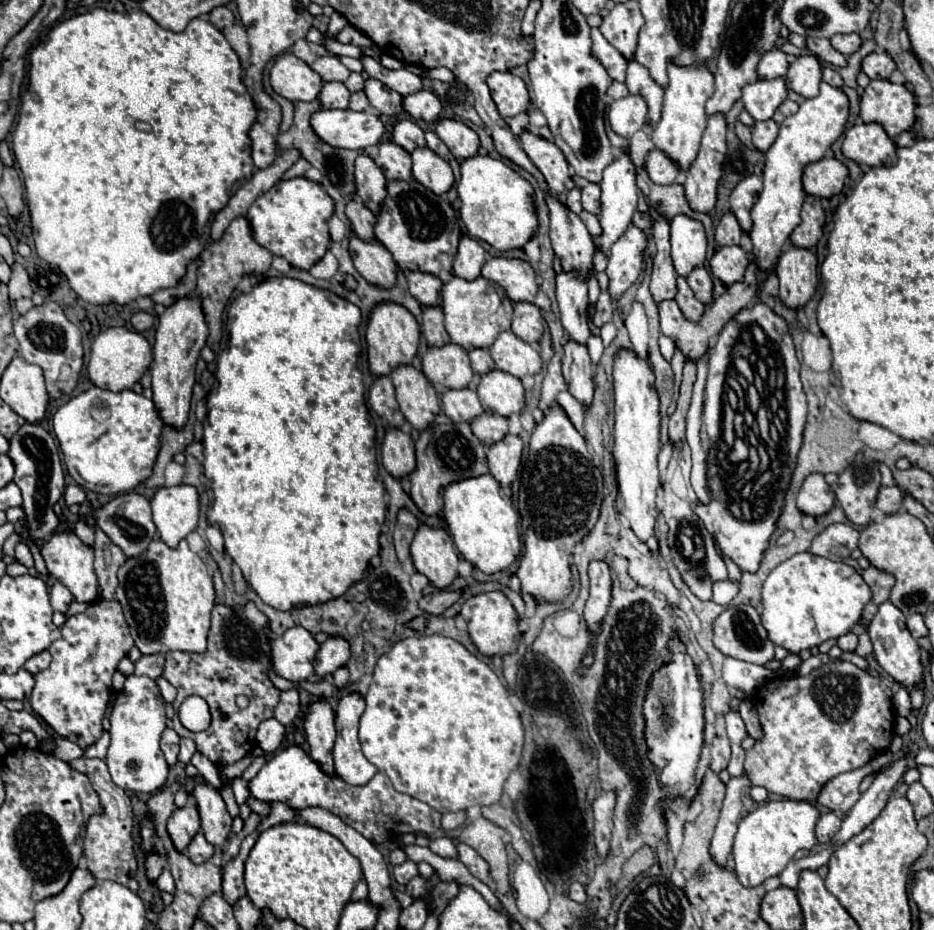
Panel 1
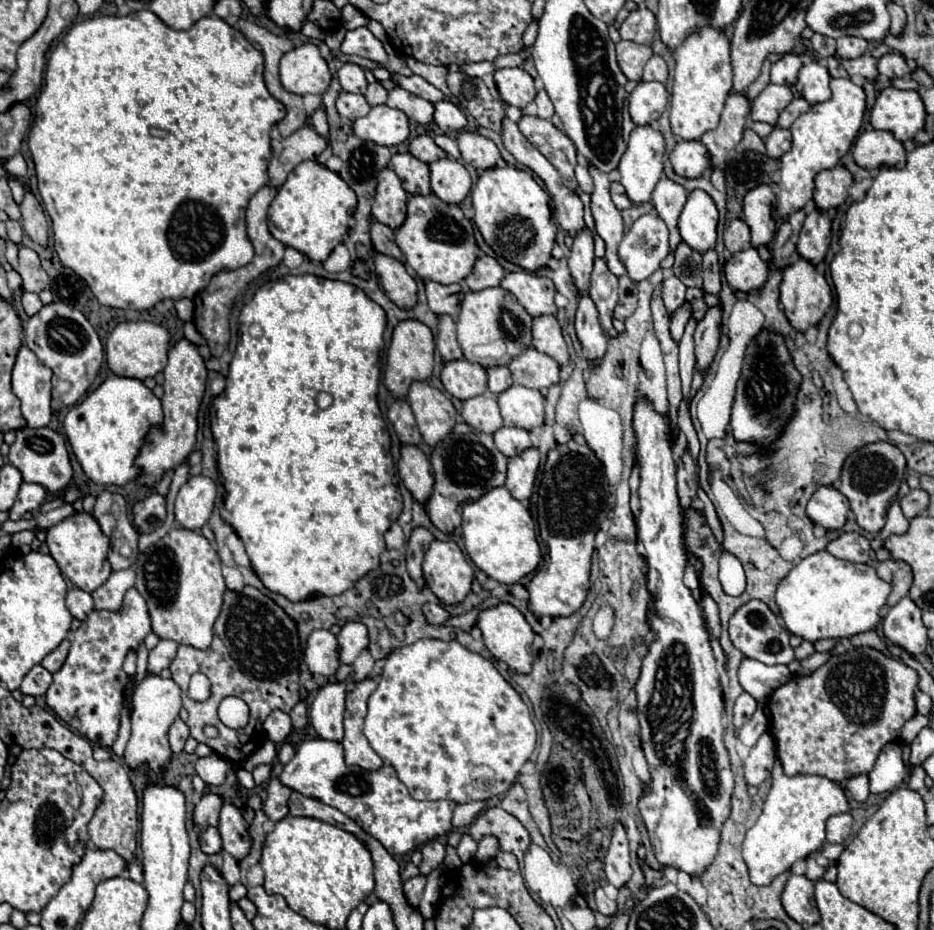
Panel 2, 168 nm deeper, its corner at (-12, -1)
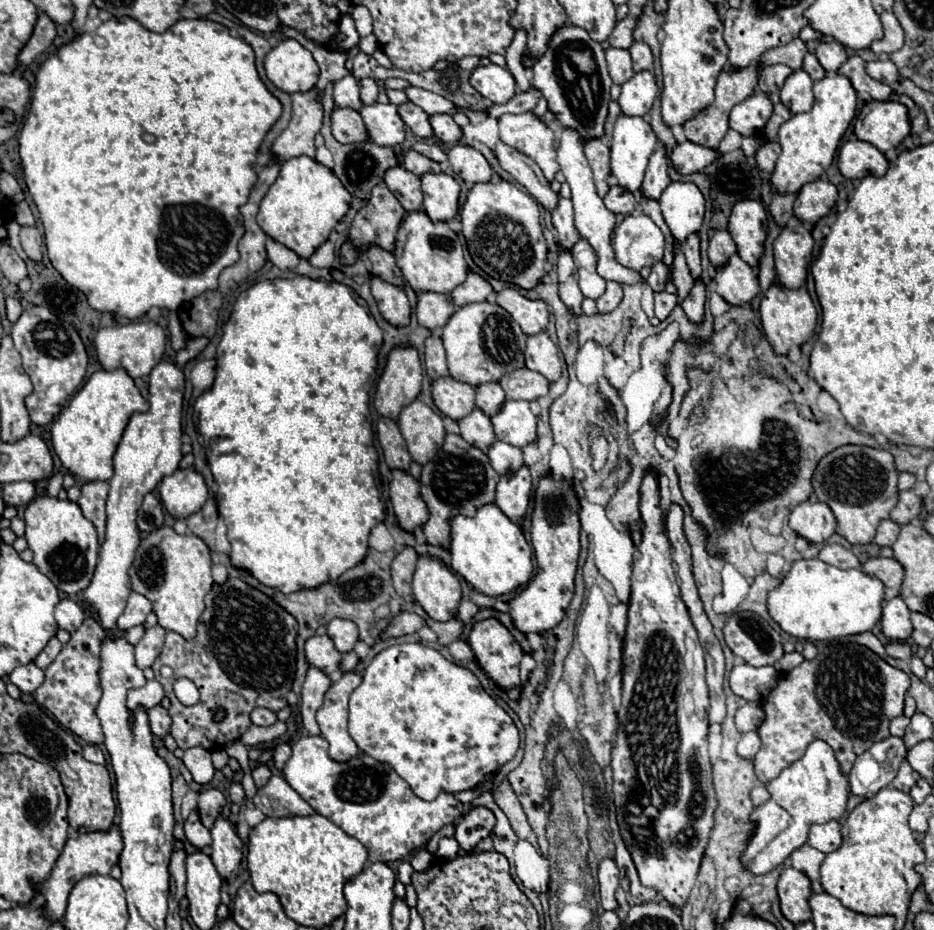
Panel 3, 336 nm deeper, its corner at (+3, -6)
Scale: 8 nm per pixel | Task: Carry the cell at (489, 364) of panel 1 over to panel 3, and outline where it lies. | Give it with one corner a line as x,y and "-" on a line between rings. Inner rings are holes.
498,382
476,386
476,408
480,408
484,414
492,416
494,412
498,412
504,400
506,400
504,390
500,388

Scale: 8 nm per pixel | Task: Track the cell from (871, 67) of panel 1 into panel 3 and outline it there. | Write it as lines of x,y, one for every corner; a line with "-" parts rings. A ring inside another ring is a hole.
880,58
880,60
868,62
866,64
866,72
874,80
878,80
882,84
894,84
898,80
898,70
896,70
896,66
888,58

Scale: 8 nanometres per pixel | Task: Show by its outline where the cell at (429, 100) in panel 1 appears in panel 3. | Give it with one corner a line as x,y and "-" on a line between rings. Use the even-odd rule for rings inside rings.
432,114
430,126
434,130
434,136
442,142
458,142
462,136
460,126
452,120
450,114

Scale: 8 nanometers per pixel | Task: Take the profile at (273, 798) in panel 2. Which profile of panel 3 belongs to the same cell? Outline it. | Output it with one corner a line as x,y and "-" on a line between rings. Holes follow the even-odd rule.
258,766
258,768
254,768
254,770
252,770
252,778
254,778
256,788
264,786
264,784
270,780
270,776
272,776
272,772
268,770
268,766

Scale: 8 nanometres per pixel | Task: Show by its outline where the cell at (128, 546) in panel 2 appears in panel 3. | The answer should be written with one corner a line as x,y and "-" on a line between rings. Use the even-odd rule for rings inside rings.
86,482
82,486
82,496
78,506
82,514
96,526
98,542
104,542
106,536
106,498
108,498
108,482

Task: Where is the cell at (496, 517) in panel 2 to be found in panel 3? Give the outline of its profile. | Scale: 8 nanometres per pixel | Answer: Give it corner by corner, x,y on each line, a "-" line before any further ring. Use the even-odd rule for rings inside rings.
484,504
474,516
456,516
450,532
452,568
486,596
500,596
516,590
532,578
532,548
522,530
496,504

